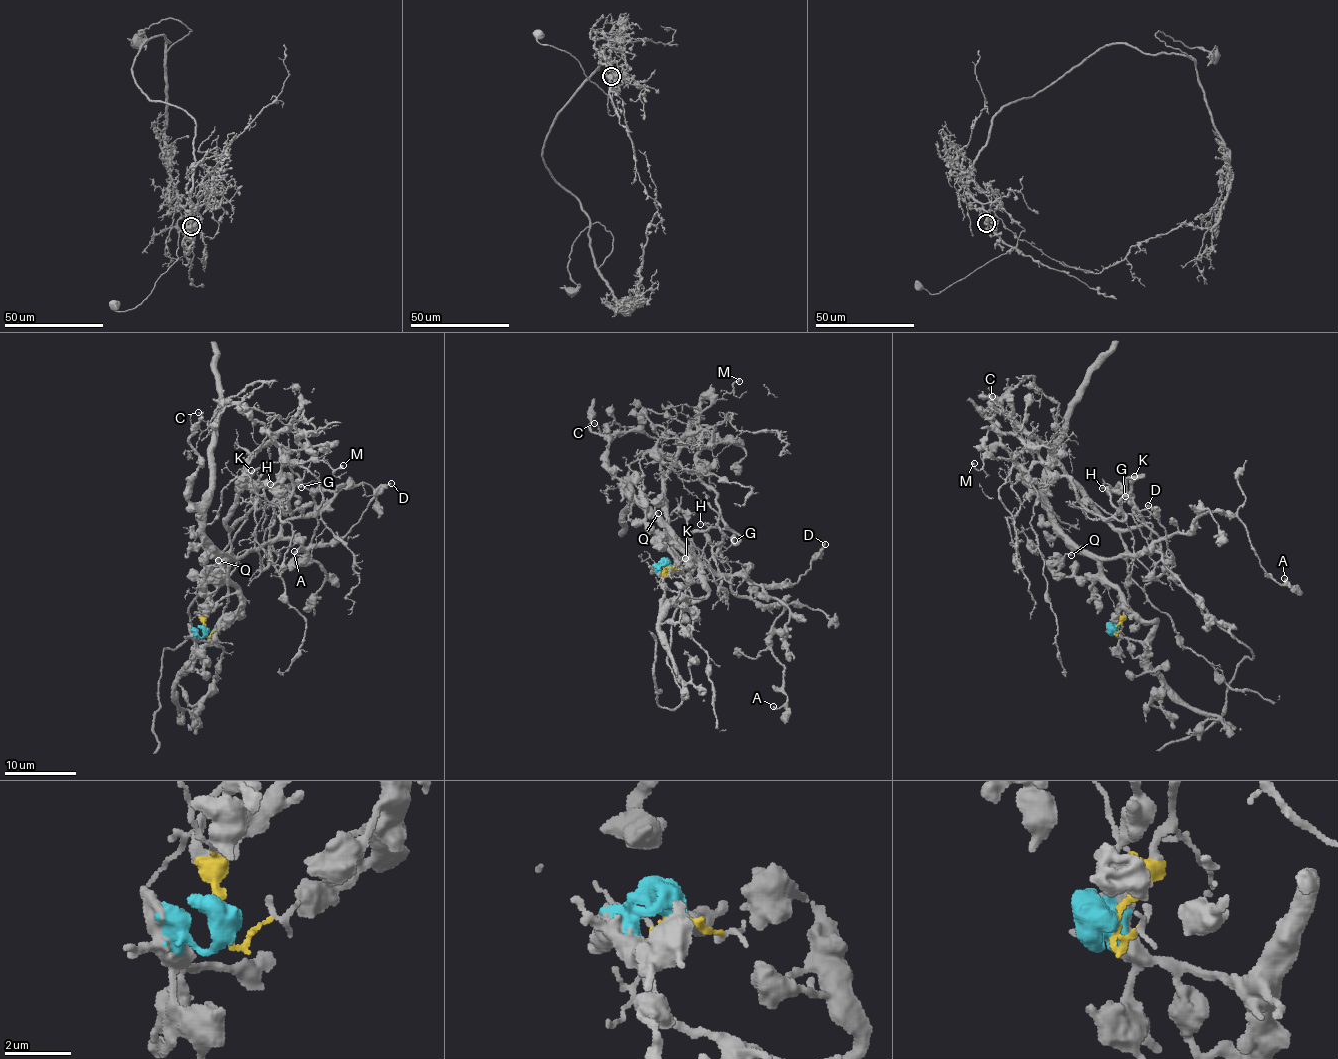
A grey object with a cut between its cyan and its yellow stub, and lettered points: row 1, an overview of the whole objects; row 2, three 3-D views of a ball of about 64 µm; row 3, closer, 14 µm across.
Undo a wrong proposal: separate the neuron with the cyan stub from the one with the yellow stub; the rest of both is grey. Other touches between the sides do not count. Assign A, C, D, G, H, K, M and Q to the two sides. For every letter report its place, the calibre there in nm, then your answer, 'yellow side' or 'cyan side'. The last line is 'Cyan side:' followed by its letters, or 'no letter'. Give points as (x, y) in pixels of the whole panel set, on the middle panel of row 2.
A: (773, 706) | 200 nm | cyan side
C: (594, 423) | 70 nm | yellow side
D: (825, 544) | 200 nm | cyan side
G: (734, 540) | 120 nm | yellow side
H: (700, 524) | 110 nm | yellow side
K: (685, 558) | 440 nm | yellow side
M: (739, 381) | 280 nm | yellow side
Q: (658, 513) | 130 nm | cyan side
Cyan side: A, D, Q

